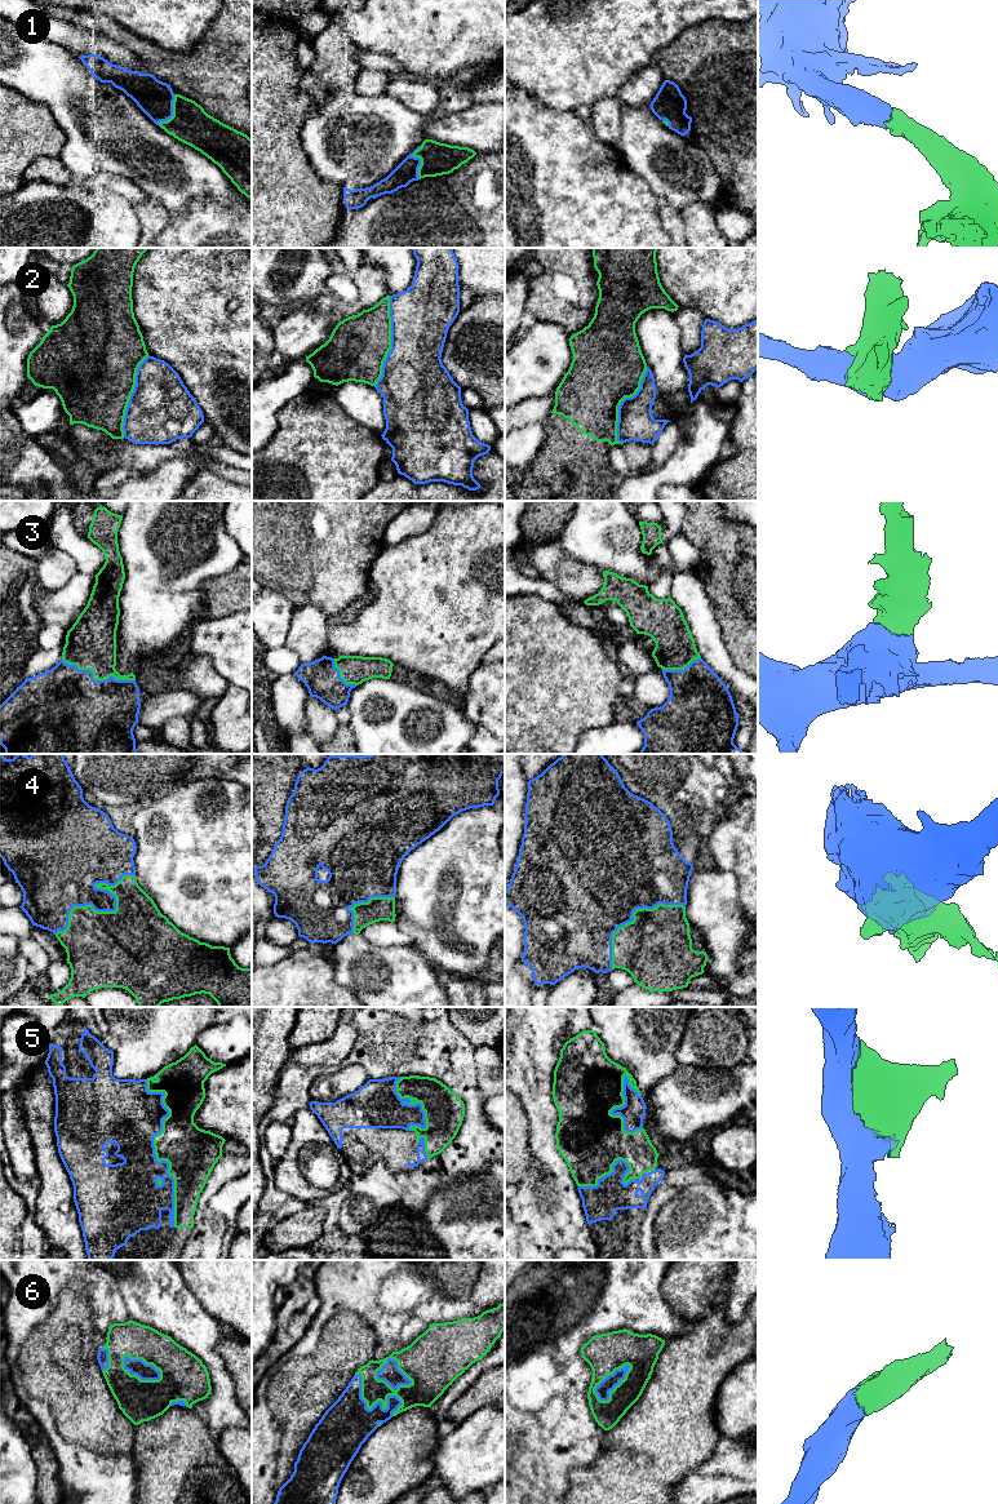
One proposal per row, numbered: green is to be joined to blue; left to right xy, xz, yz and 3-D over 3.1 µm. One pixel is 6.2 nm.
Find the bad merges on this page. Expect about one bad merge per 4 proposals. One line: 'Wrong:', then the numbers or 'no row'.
Wrong: 2

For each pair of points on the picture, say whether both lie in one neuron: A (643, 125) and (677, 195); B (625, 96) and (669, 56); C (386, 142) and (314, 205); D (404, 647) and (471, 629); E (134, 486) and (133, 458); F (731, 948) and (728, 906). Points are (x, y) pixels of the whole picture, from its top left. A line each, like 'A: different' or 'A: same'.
A: same
B: different
C: different
D: same
E: different
F: same

